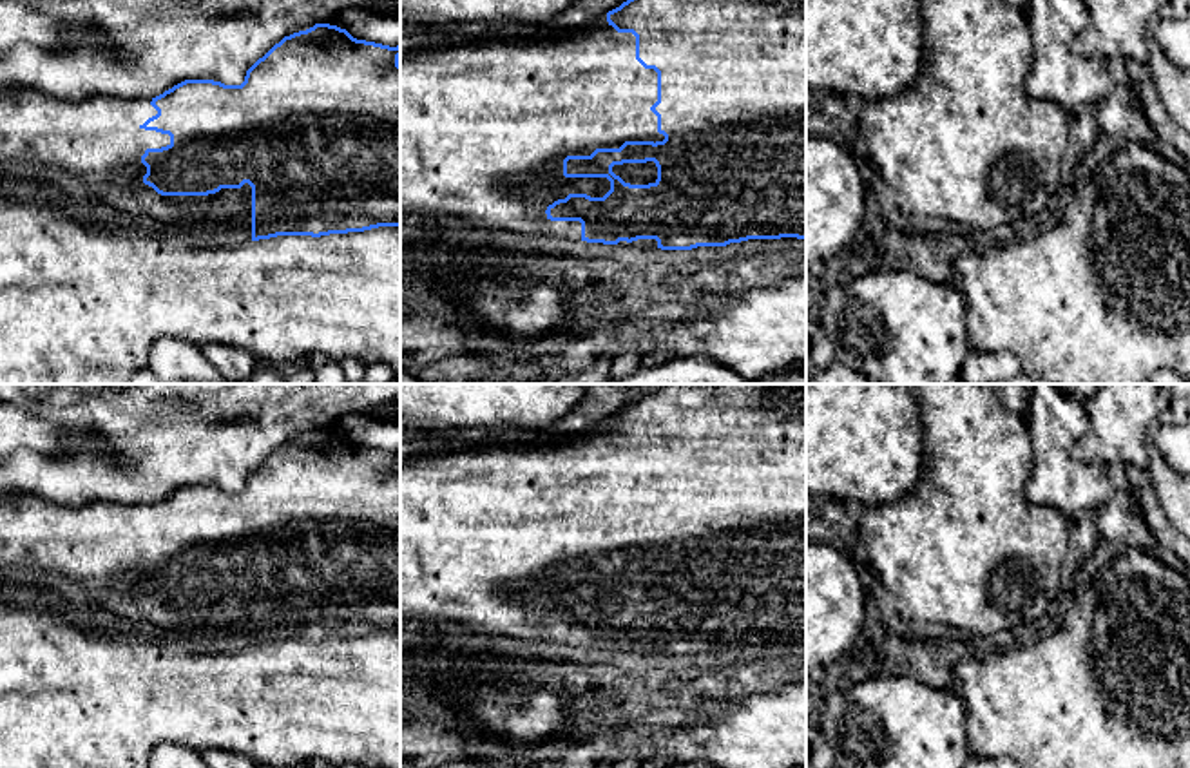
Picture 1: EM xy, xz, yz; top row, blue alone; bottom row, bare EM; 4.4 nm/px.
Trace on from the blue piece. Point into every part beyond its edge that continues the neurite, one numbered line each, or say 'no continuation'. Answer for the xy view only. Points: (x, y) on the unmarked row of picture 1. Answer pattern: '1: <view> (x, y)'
1: xy (98, 546)

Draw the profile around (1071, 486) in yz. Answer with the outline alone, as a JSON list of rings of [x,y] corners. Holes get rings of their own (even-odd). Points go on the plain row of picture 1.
[[[1032,384],[1025,424],[1034,455],[1023,485],[1029,502],[1054,507],[1069,518],[1074,513],[1090,514],[1112,496],[1105,467],[1070,456],[1089,429],[1083,400],[1067,397],[1054,384]]]

